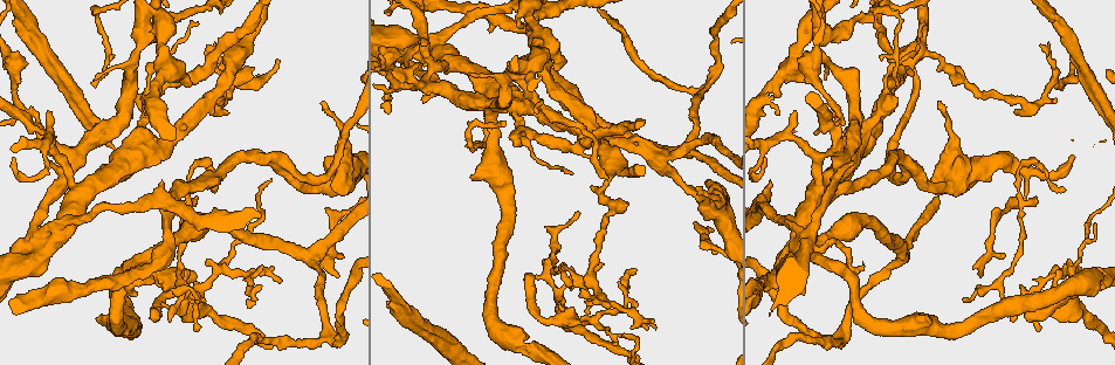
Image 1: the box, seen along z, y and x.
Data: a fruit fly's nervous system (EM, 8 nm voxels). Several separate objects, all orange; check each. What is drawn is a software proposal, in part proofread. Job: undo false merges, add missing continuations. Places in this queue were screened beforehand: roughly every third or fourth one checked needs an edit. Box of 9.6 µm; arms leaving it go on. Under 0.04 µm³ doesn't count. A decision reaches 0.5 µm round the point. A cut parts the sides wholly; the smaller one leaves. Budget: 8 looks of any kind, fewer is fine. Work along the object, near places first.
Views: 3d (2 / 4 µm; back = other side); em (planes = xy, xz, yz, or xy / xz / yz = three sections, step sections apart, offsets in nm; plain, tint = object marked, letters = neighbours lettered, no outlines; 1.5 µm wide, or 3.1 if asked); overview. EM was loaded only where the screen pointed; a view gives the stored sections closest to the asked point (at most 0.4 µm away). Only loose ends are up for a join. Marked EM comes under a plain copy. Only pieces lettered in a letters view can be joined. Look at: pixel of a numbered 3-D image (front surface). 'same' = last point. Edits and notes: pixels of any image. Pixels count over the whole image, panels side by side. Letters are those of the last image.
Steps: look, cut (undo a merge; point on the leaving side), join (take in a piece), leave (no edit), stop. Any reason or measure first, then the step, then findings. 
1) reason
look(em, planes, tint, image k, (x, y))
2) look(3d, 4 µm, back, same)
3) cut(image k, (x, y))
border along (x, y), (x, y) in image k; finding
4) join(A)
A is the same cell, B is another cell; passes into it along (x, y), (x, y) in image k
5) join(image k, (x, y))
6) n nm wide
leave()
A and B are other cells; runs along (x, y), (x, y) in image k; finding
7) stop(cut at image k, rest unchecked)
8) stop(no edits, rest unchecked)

free end
look(3d, 2 µm, back, image 1, (577, 212))

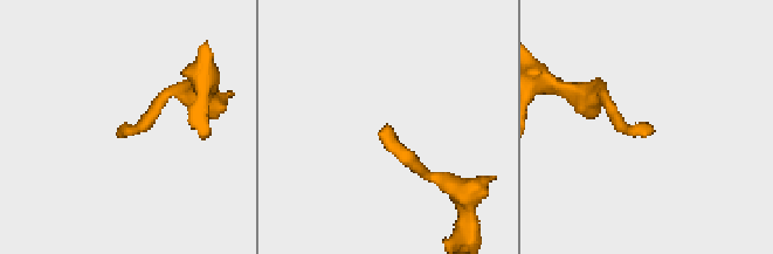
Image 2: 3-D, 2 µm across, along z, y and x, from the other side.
now the EM
look(em, xz, step 4, tint, image 2, (647, 132))

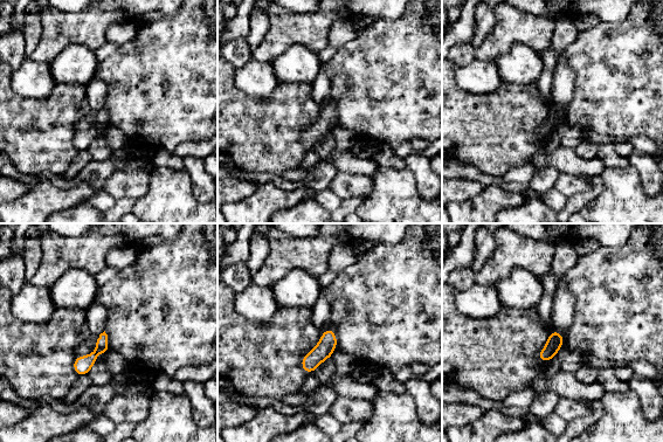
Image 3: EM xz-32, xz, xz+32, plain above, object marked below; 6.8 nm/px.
another direction
look(em, yz, step 8, letters, same)

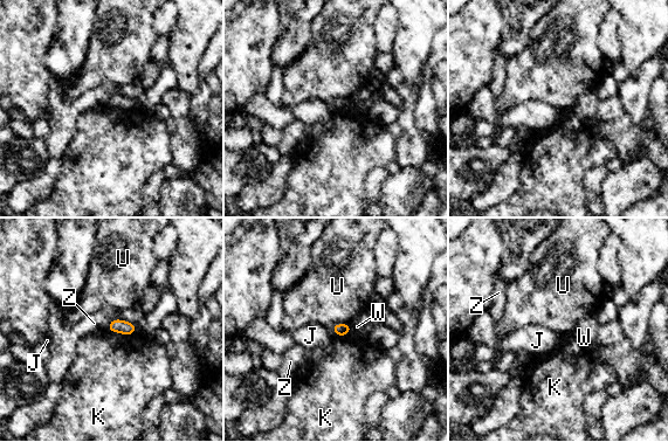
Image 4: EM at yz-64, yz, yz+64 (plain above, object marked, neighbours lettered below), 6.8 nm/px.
80 nm wide
leave()
J, K, U, W and Z are other cells; border along (105, 329), (126, 335), (136, 332) in image 4; none of them fits

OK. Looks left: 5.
branch stops here
look(em, planes, letters, image 1, (471, 177))

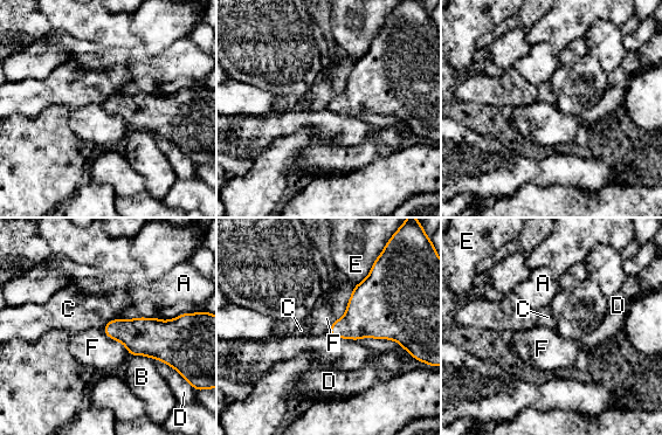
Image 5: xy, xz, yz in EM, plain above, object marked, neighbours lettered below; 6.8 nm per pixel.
leave()
A, B, C, D, E and F are other cells; border along (102, 329), (121, 342), (129, 354) in image 5; no lettered piece goes on from it

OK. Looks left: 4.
three arms meet
look(3d, 4 µm, image 1, (396, 72))

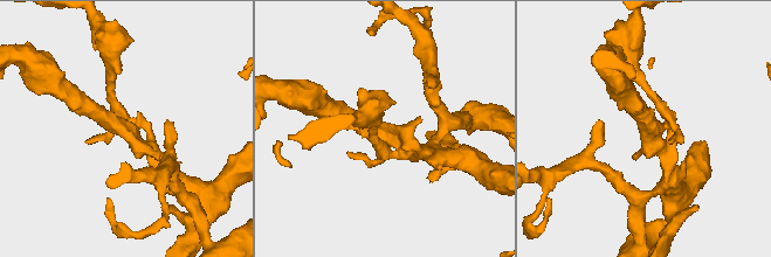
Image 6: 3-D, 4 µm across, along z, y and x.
look(em, planes, letters, image 6, (125, 129))

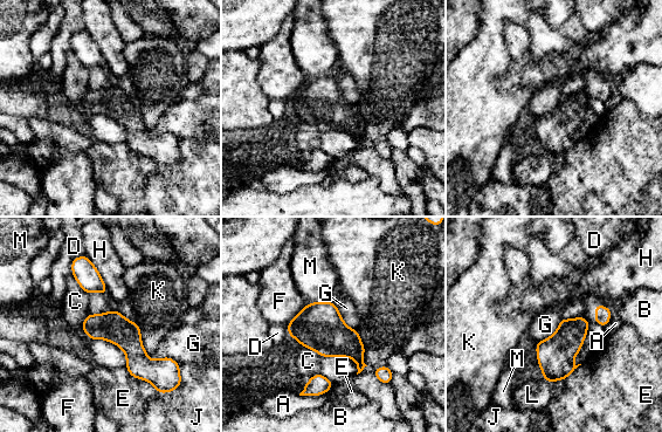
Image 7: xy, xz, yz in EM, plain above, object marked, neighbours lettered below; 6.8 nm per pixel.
cut(image 7, (332, 337))
A, B, C, D, E, F, G, H, J, K, L and M are other cells; border along (361, 358), (358, 361) in image 7; two cells meet here

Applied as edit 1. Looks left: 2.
stop(cut at image 7, rest unchecked)

